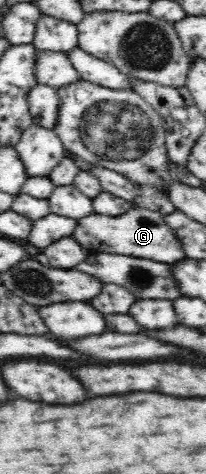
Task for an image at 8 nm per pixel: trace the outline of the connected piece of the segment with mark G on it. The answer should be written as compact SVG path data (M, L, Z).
M134 206L120 217L104 217L94 213L78 220L78 225L72 237L90 251L96 253L126 253L132 257L162 261L162 263L176 263L184 259L184 251L178 243L178 238L166 226L164 216L145 207Z

